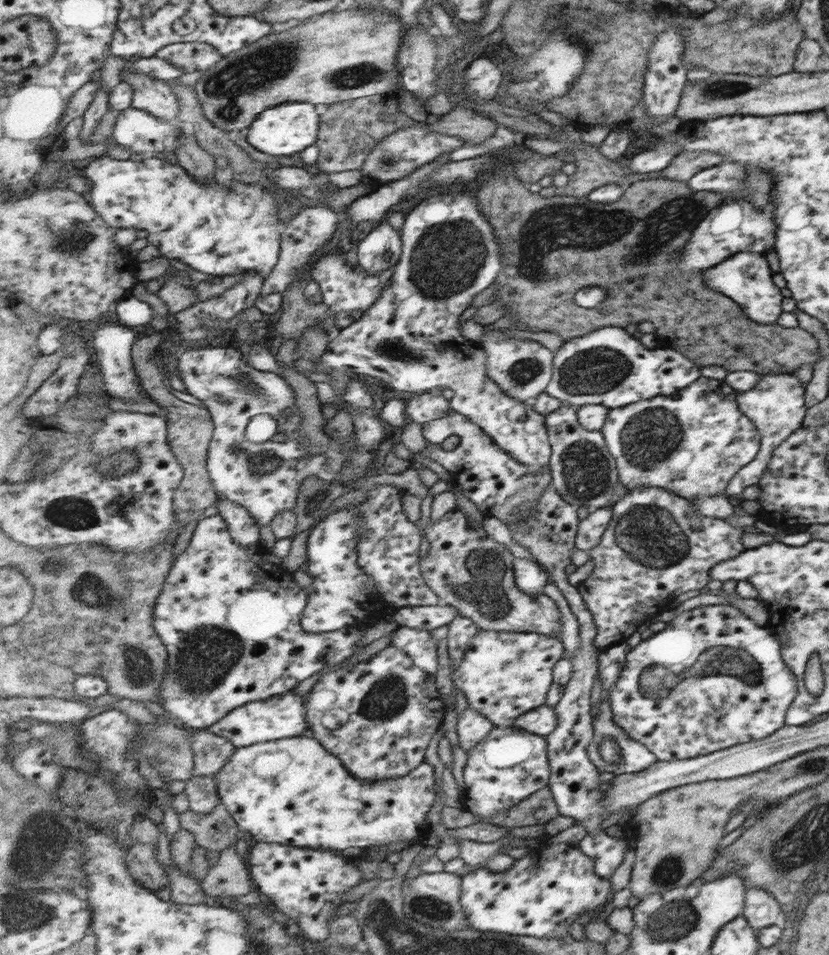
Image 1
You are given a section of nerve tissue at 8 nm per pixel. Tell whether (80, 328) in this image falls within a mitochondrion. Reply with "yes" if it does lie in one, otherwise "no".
no

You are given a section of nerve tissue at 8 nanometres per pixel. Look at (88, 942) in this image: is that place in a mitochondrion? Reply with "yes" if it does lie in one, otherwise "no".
no

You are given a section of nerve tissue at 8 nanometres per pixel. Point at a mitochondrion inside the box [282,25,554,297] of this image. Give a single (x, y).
(361, 75)

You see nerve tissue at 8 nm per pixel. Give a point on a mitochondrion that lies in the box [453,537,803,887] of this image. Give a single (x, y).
(659, 682)

